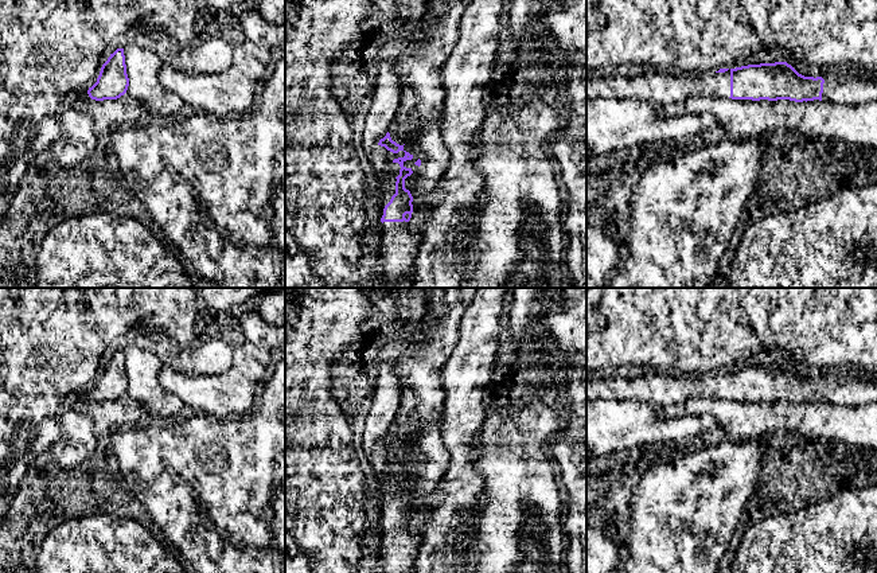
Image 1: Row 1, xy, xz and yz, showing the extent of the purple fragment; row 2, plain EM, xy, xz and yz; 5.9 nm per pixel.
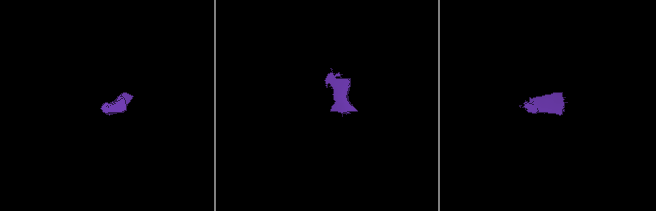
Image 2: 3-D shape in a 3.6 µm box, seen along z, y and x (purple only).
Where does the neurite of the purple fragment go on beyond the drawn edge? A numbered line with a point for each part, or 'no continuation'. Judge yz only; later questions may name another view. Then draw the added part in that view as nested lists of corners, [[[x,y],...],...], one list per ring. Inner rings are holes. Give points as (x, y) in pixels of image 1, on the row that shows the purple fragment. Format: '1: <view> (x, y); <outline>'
1: yz (838, 88); [[[825,73],[821,77],[825,79],[822,101],[849,105],[877,101],[877,77],[860,79],[837,73]]]
2: yz (661, 89); [[[730,69],[710,74],[663,74],[648,70],[631,78],[586,78],[586,98],[627,98],[669,105],[697,97],[729,98]]]

